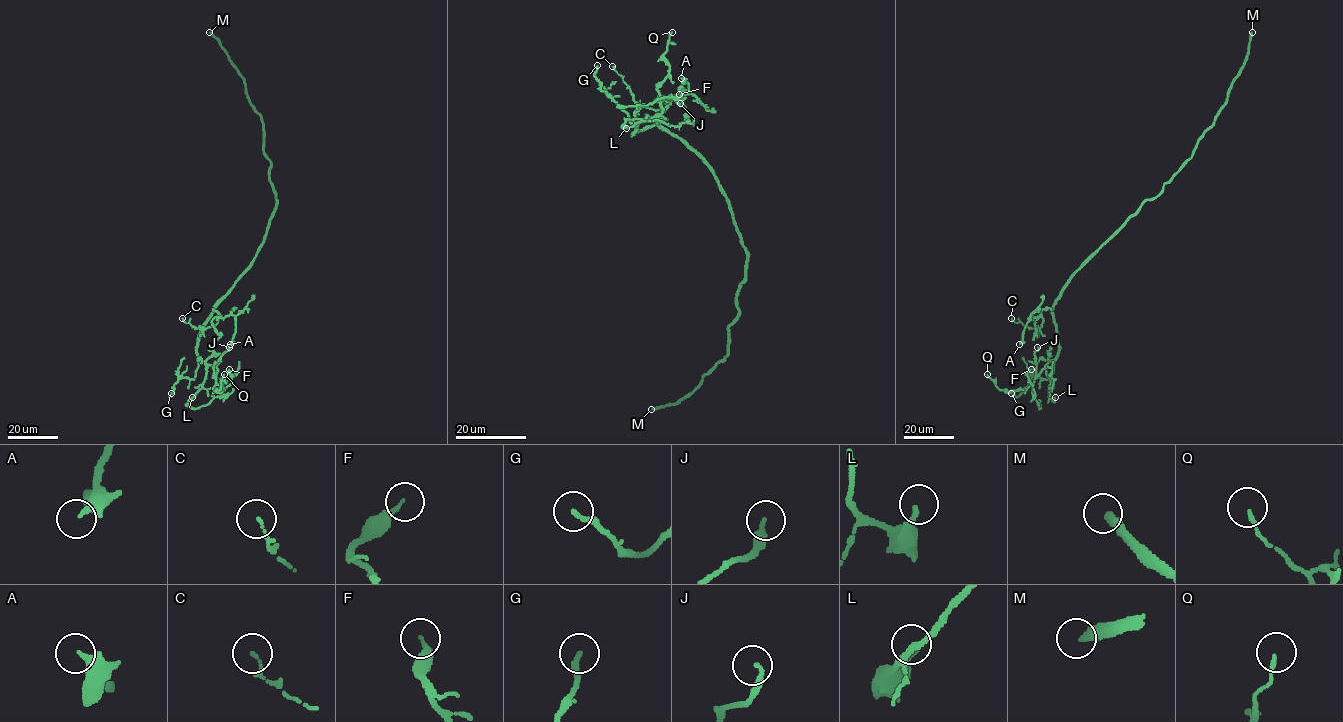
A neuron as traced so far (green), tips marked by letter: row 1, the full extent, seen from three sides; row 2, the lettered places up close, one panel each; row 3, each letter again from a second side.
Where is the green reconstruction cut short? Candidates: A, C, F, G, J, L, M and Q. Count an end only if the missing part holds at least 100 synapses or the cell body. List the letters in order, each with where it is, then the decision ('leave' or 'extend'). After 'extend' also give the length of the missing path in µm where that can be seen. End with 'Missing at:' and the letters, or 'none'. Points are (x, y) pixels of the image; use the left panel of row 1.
A: place (230, 344); leave
C: place (182, 318); leave
F: place (229, 369); leave
G: place (171, 393); leave
J: place (229, 347); leave
L: place (192, 397); leave
M: place (209, 32); extend; missing 150 µm
Q: place (224, 374); leave
Missing at: M

